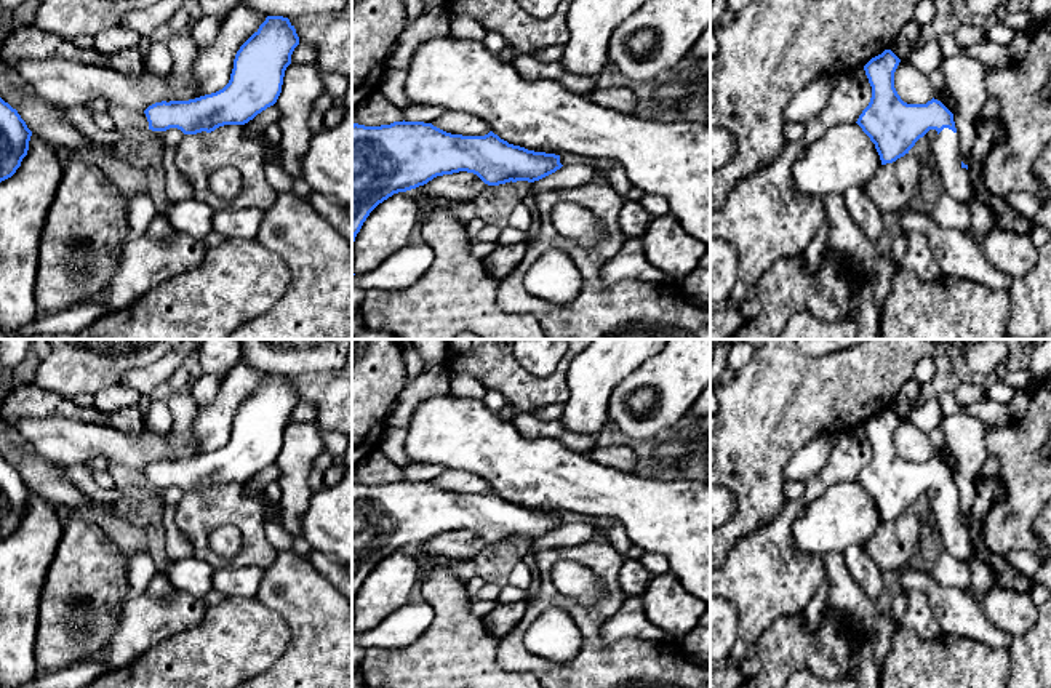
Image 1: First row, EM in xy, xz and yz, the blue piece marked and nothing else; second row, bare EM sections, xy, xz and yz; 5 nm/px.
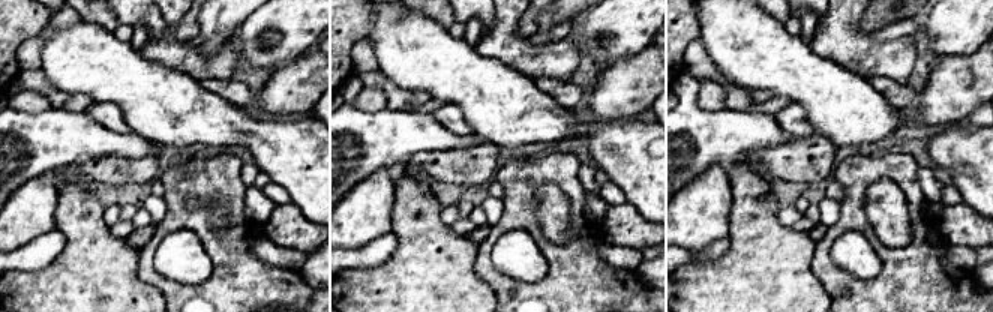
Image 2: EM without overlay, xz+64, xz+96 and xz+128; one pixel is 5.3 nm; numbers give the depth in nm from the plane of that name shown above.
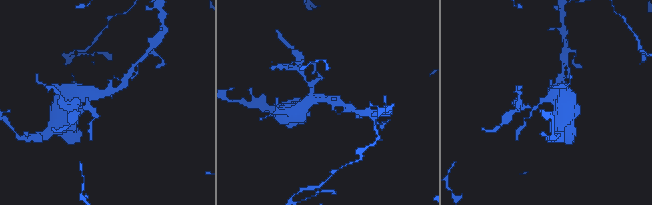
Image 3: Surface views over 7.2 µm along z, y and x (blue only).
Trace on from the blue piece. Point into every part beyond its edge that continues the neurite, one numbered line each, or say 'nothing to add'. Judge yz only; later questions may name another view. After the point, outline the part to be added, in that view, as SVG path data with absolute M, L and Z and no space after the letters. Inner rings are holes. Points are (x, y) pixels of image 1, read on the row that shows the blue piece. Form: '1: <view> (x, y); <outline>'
1: yz (946, 148); M944 128L931 142L931 150L934 163L941 171L945 192L963 202L976 200L969 173L961 166L958 134Z

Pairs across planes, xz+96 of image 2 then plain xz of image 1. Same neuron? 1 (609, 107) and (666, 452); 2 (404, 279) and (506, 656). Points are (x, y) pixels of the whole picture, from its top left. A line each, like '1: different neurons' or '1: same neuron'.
1: same neuron
2: different neurons

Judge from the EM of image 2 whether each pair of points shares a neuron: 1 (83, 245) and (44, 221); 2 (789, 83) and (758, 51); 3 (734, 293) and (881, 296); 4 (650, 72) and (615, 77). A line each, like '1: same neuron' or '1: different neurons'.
1: different neurons
2: same neuron
3: different neurons
4: same neuron

